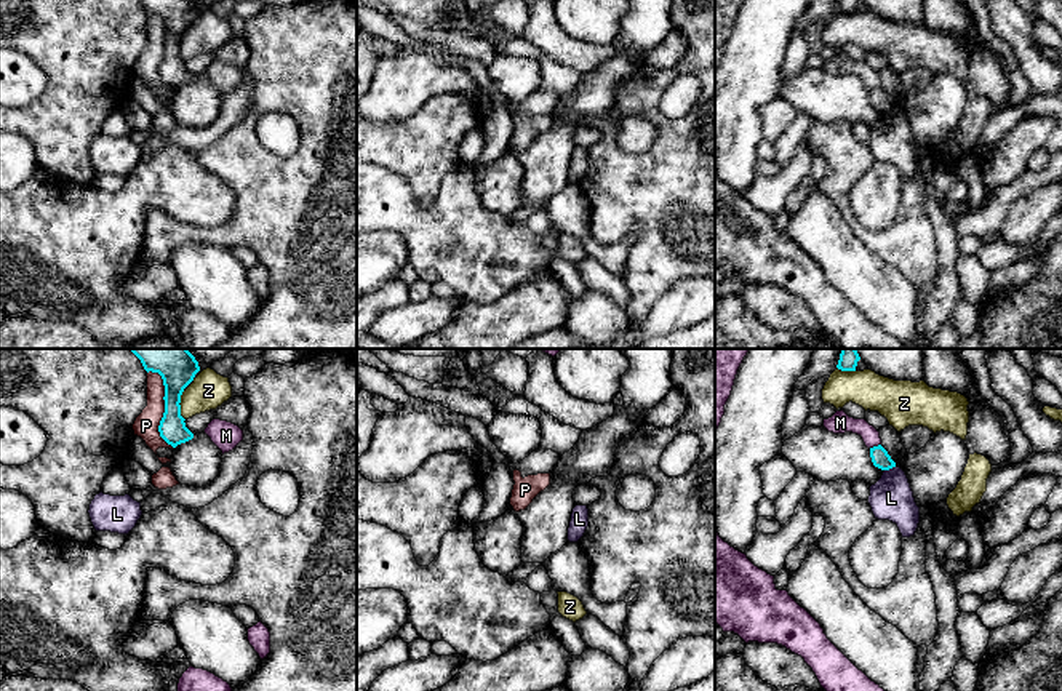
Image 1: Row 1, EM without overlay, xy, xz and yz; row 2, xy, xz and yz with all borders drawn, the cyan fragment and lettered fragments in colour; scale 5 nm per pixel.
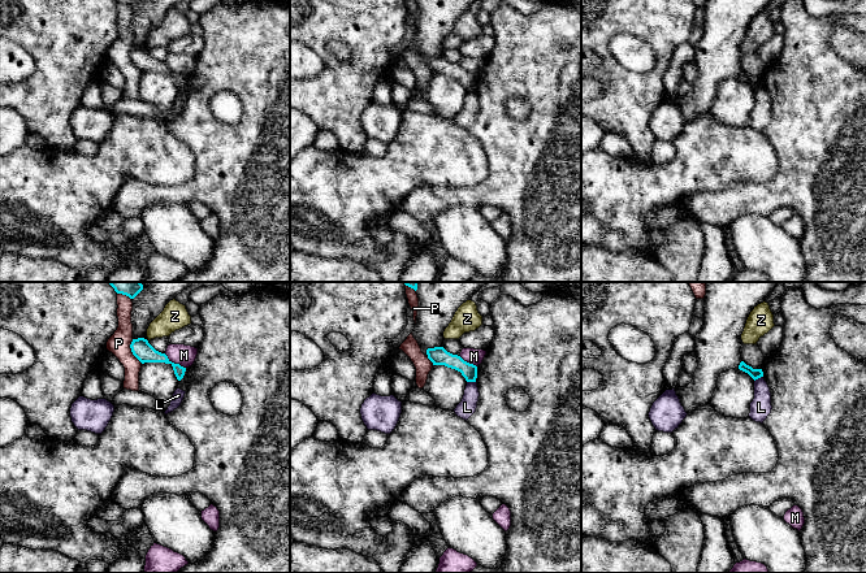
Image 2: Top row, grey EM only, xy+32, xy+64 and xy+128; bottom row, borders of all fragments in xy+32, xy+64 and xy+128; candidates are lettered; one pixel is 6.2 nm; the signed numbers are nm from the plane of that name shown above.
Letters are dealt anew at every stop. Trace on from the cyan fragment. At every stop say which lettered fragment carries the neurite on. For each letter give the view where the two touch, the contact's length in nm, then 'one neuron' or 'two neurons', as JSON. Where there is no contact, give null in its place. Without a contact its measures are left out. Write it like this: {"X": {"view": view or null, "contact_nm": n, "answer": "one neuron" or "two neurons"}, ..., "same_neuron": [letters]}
{"L": {"view": "yz", "contact_nm": 60, "answer": "two neurons"}, "M": {"view": "yz", "contact_nm": 60, "answer": "two neurons"}, "P": {"view": "xy", "contact_nm": 420, "answer": "two neurons"}, "Z": {"view": "xy", "contact_nm": 150, "answer": "two neurons"}, "same_neuron": []}

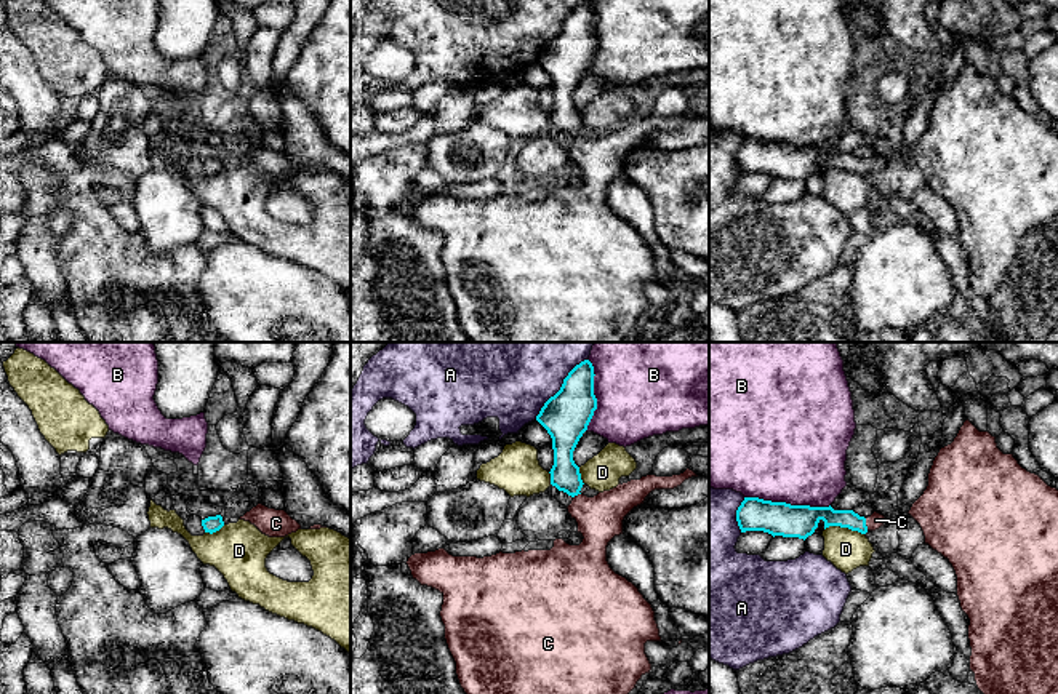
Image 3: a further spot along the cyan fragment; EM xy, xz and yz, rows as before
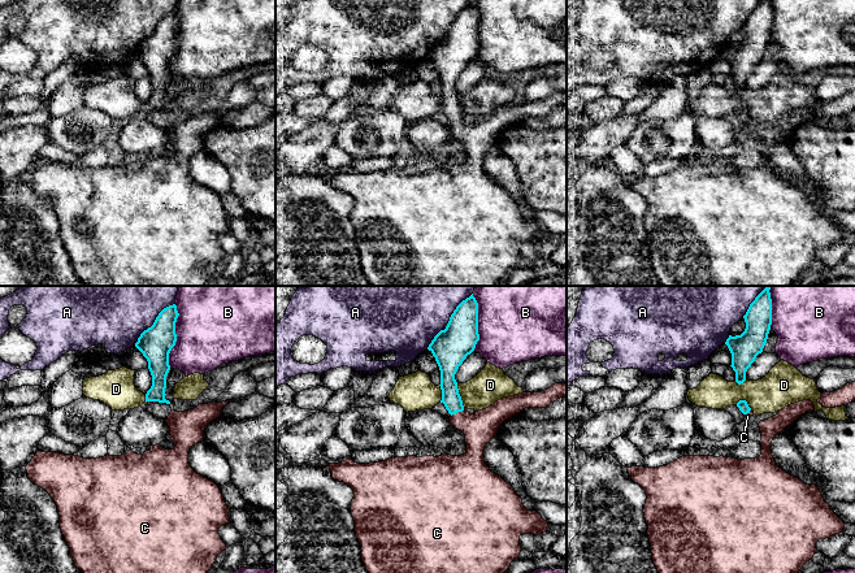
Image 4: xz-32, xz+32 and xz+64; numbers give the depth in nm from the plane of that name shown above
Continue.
{"A": {"view": "xz", "contact_nm": 400, "answer": "two neurons"}, "B": {"view": "yz", "contact_nm": 440, "answer": "two neurons"}, "C": {"view": "yz", "contact_nm": 70, "answer": "one neuron"}, "D": {"view": "yz", "contact_nm": 220, "answer": "two neurons"}, "same_neuron": ["C"]}

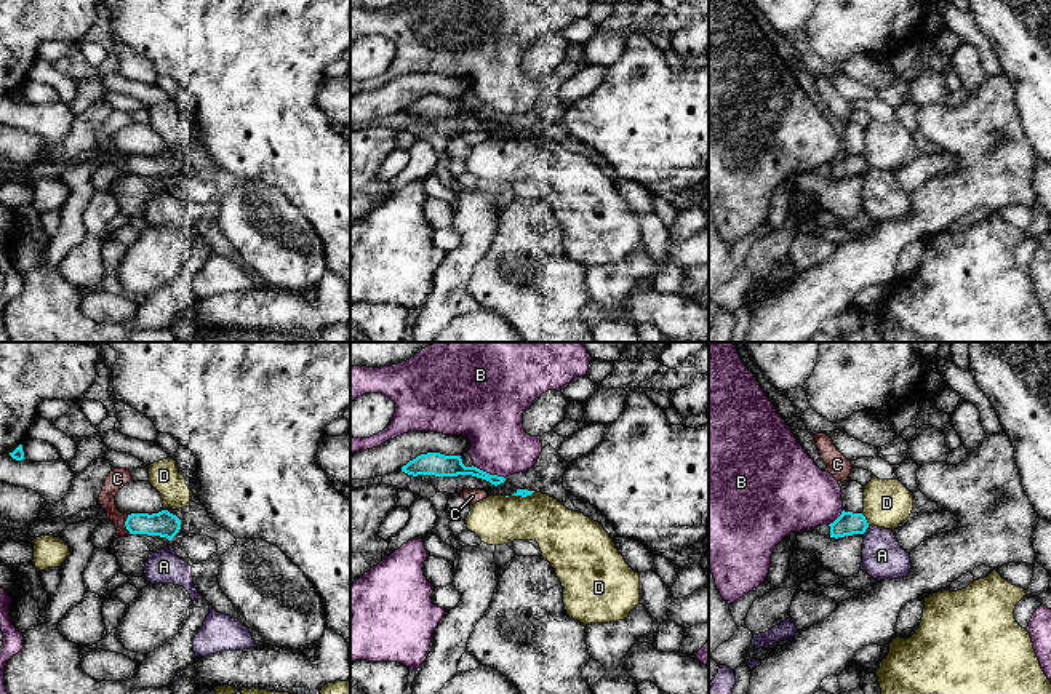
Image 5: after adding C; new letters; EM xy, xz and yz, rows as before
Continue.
{"A": {"view": "yz", "contact_nm": 60, "answer": "two neurons"}, "B": {"view": "xz", "contact_nm": 180, "answer": "two neurons"}, "C": {"view": "xy", "contact_nm": 100, "answer": "two neurons"}, "D": {"view": "yz", "contact_nm": 80, "answer": "two neurons"}, "same_neuron": []}

